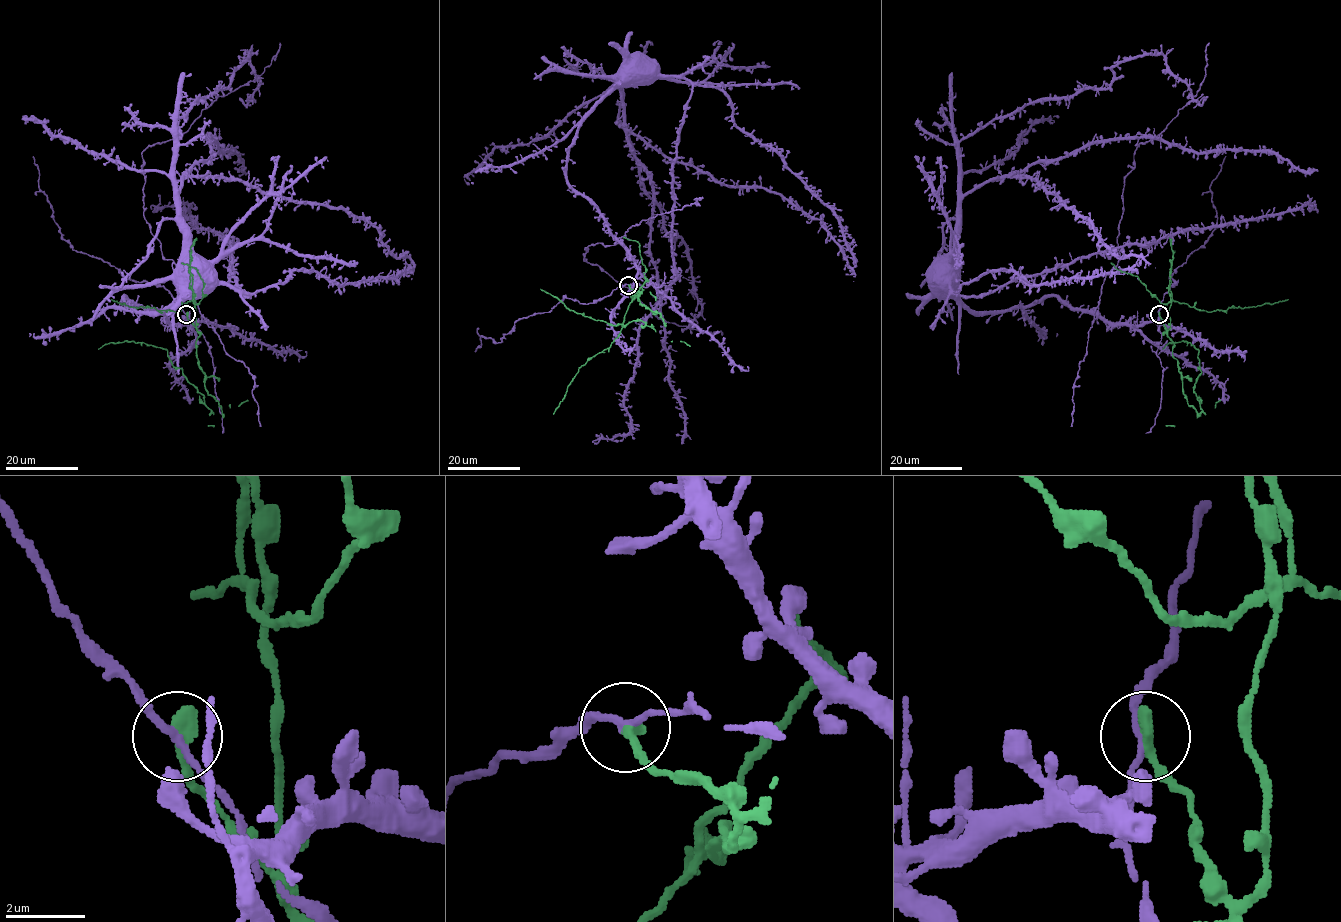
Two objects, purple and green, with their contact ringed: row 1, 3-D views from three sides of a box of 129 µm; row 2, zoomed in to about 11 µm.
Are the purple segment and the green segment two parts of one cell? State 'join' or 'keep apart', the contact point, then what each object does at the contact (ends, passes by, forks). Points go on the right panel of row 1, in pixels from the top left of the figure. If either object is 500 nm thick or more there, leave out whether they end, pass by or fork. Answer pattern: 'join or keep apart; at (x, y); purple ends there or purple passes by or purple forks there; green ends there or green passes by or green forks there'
keep apart; at (1159, 314); purple passes by; green ends there

